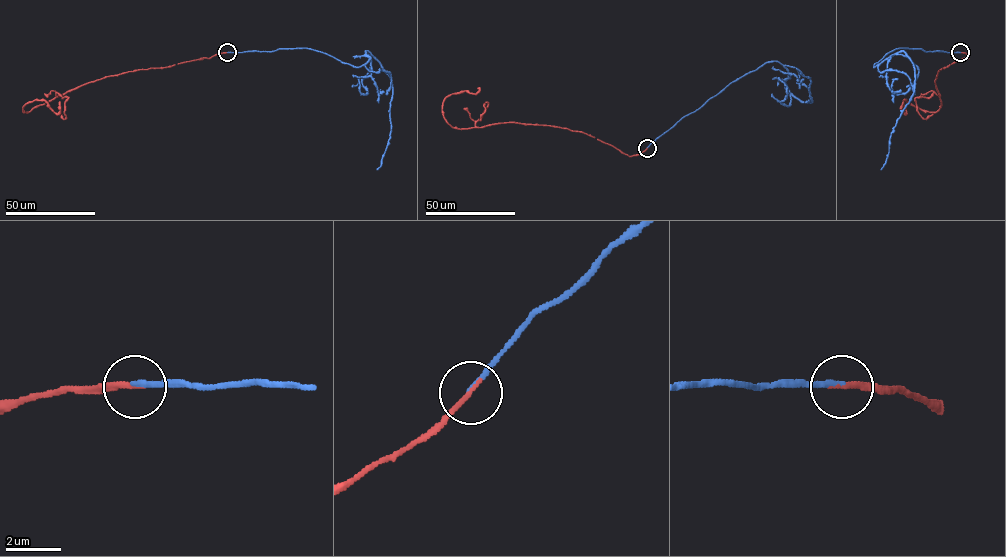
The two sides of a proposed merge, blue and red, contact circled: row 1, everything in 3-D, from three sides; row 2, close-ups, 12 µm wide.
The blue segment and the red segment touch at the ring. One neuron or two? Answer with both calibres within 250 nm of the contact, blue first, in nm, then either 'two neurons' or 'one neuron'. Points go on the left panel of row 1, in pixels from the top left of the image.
190 nm thick on the blue side, 190 nm on the other; one neuron

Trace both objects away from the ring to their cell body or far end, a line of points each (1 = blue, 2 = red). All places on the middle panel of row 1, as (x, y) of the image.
1: (647, 148), (768, 62), (786, 69), (786, 90), (812, 101), (810, 80), (796, 68)
2: (647, 148), (630, 156), (583, 133), (552, 125), (452, 127), (443, 115), (444, 99), (479, 90)

